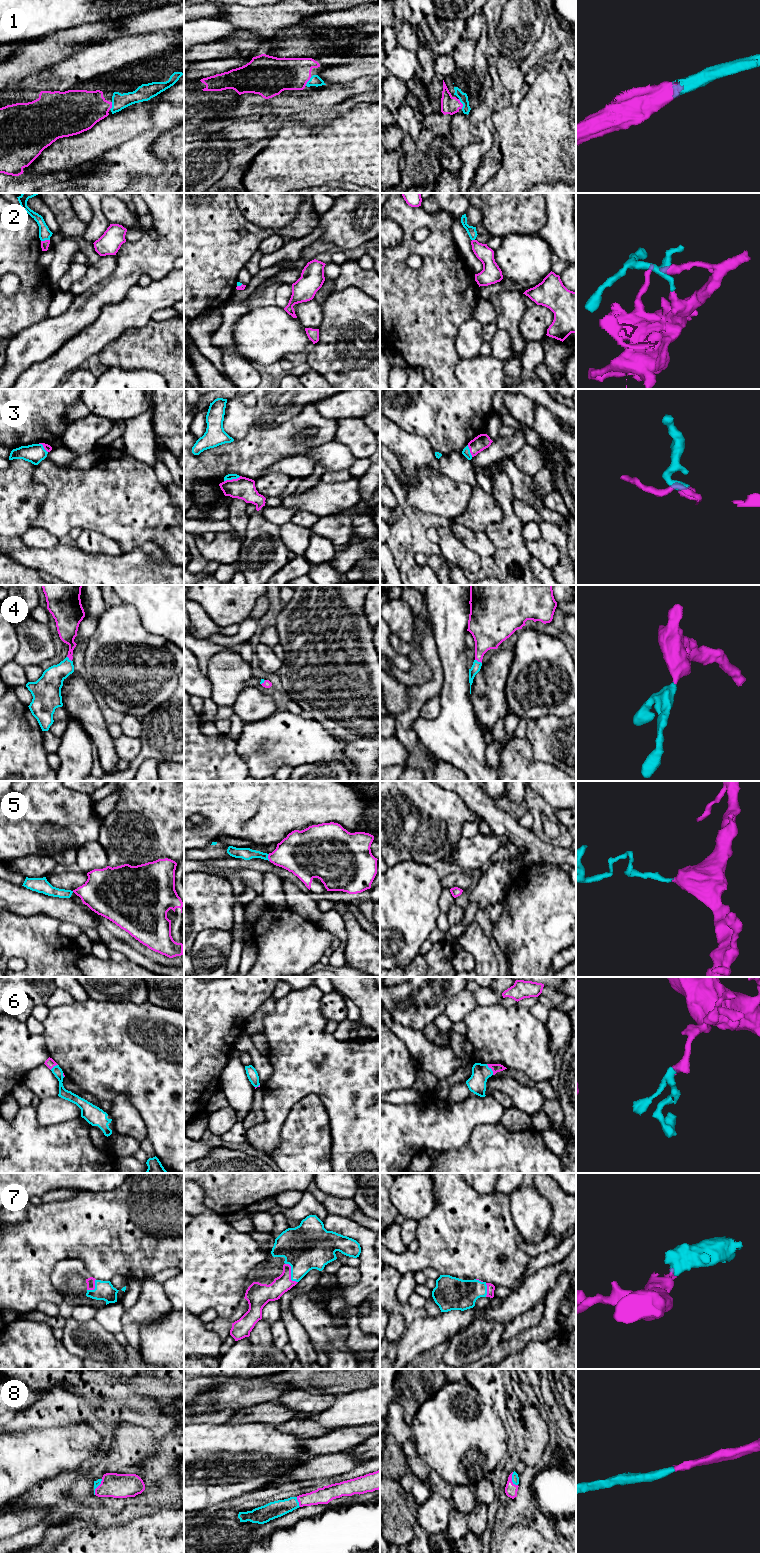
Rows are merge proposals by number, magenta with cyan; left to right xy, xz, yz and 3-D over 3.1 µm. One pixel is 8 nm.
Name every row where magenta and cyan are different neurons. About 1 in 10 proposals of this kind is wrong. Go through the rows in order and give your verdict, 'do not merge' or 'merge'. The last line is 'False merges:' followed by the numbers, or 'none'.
1: merge
2: merge
3: merge
4: merge
5: merge
6: merge
7: merge
8: merge
False merges: none

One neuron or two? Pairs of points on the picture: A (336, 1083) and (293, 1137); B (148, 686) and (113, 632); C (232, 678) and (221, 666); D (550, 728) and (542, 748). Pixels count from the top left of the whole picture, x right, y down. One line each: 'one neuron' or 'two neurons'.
A: two neurons
B: one neuron
C: one neuron
D: one neuron

